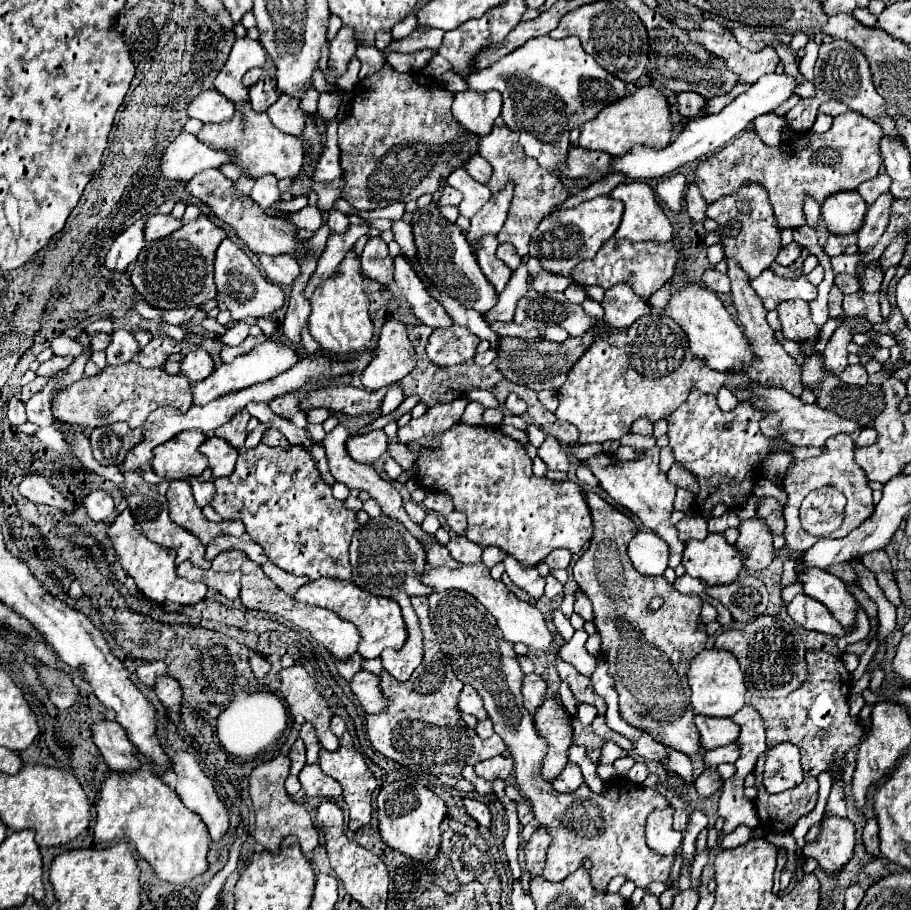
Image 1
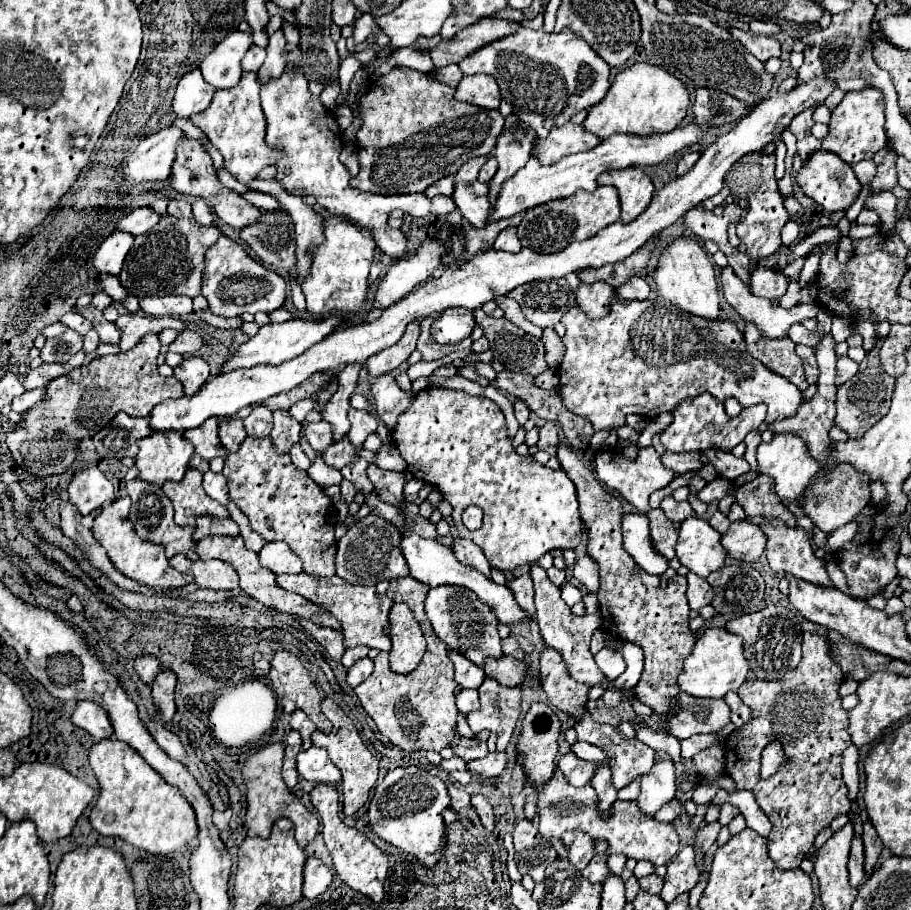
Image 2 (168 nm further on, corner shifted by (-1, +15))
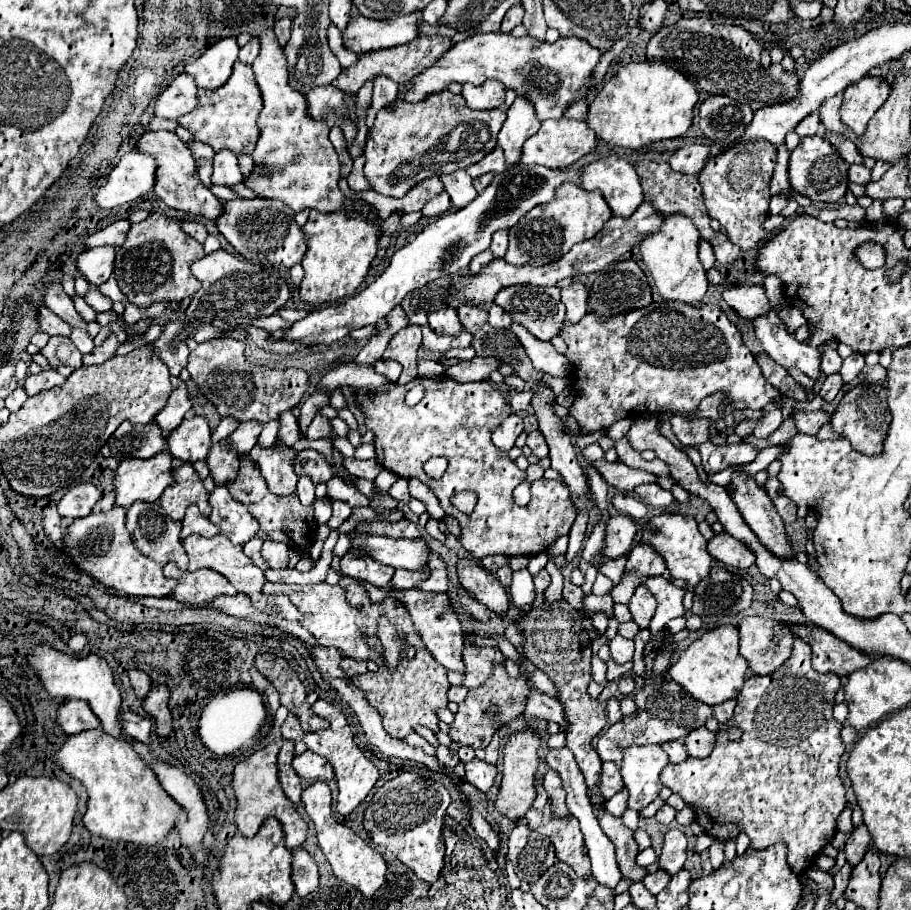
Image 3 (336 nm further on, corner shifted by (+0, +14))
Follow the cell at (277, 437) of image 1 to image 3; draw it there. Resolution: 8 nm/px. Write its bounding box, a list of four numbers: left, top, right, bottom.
[297,476,315,504]

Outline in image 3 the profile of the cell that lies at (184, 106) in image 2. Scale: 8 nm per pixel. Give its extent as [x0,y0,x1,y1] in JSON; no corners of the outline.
[155,72,199,120]

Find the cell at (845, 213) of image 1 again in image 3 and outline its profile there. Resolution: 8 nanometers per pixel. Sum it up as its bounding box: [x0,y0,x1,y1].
[789,136,847,204]

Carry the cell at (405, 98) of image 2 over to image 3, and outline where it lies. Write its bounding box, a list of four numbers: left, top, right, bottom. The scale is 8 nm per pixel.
[363,82,505,198]

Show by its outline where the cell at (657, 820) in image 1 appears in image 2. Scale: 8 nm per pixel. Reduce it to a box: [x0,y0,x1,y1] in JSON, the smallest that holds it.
[636,761,676,815]

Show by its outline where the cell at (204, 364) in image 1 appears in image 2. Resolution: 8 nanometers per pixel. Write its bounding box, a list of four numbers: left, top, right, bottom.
[174,357,208,397]

